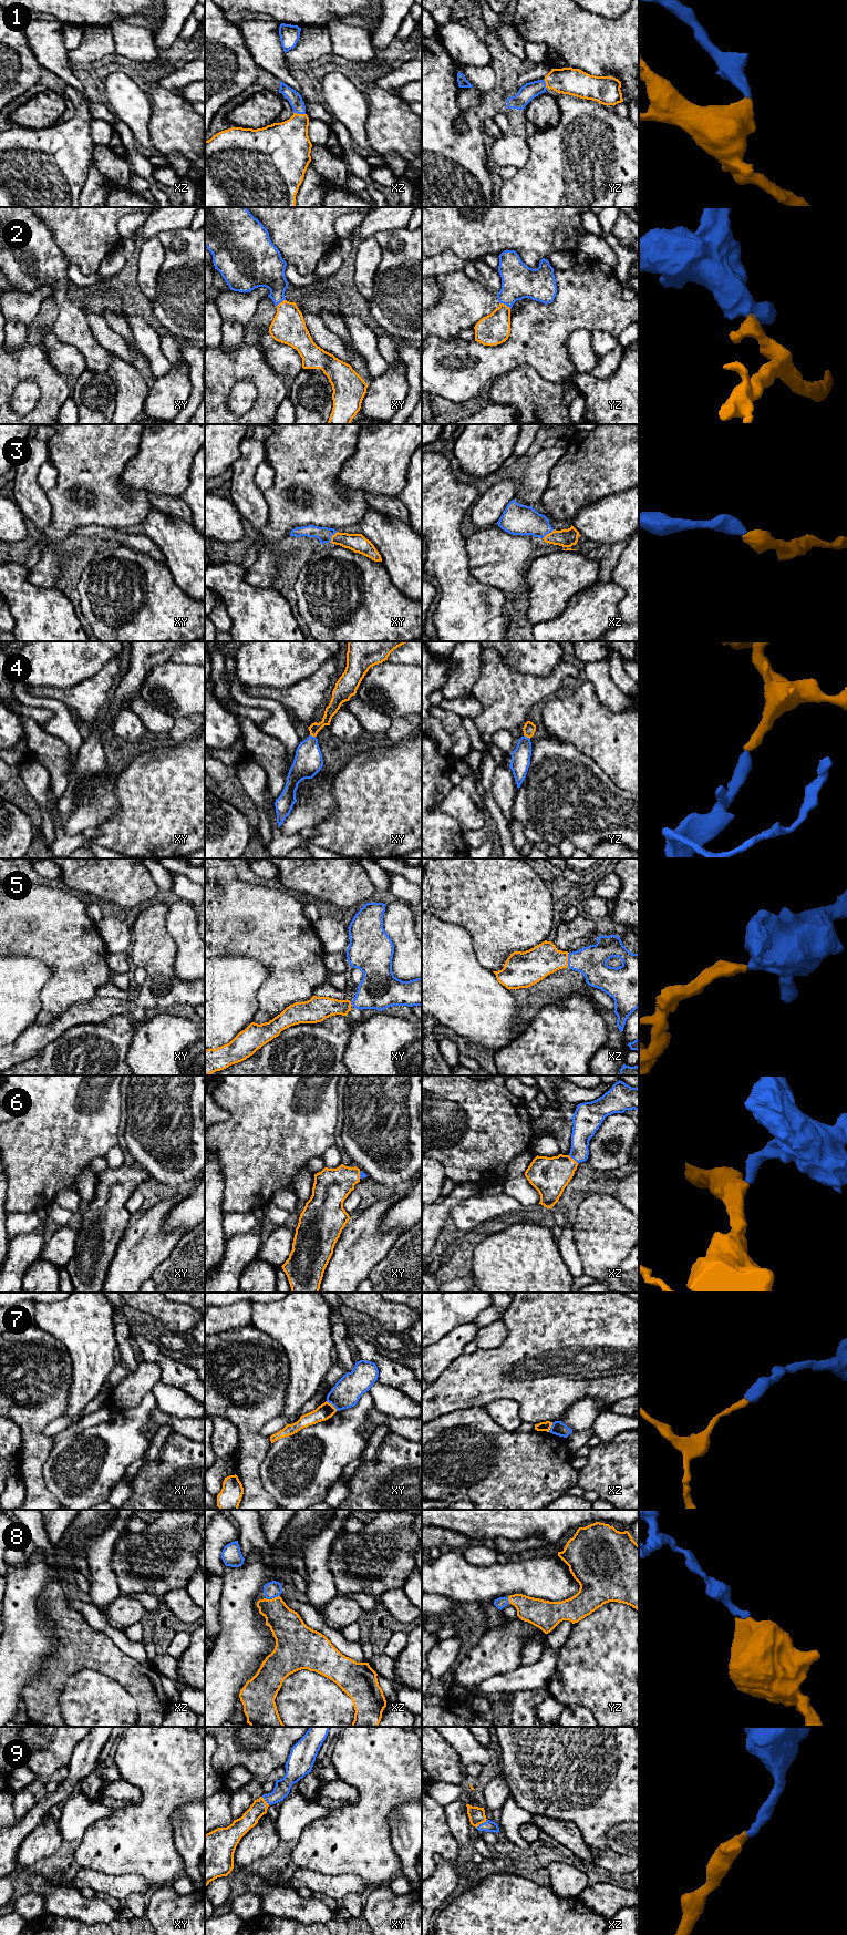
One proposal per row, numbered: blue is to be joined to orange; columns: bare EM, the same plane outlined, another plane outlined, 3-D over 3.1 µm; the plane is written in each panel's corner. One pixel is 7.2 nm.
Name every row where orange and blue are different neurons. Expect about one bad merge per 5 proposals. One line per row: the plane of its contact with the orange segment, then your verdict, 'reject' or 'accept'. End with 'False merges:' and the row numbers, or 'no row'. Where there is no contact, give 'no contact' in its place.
1: xz | accept
2: yz | accept
3: xy | accept
4: yz | accept
5: xz | accept
6: xz | accept
7: xy | reject
8: xz | accept
9: xz | accept
False merges: 7

